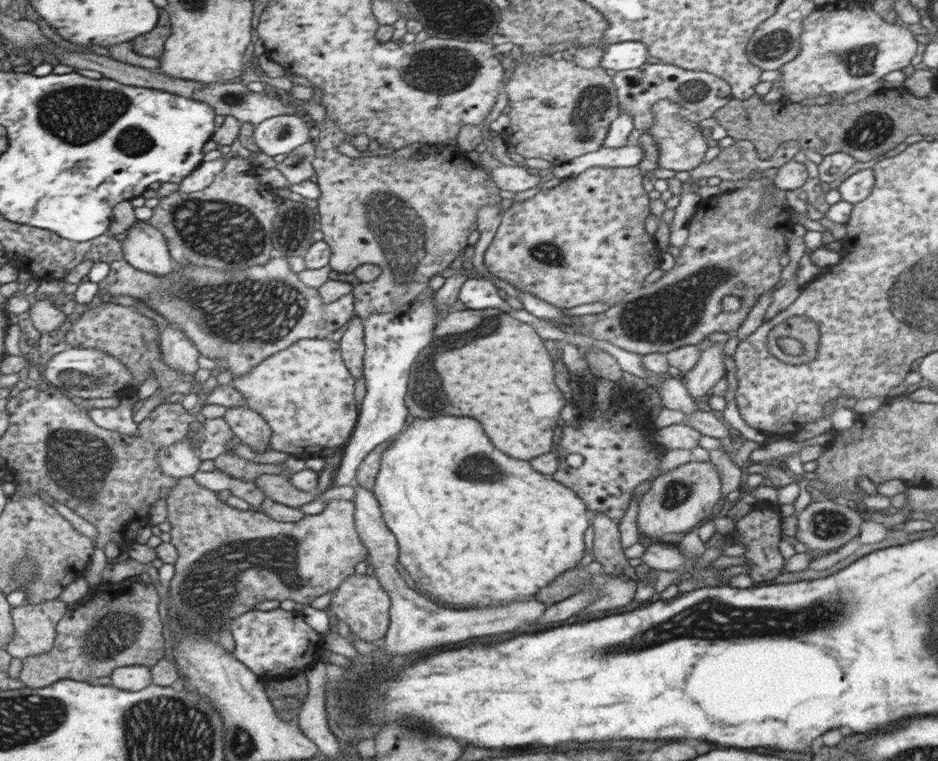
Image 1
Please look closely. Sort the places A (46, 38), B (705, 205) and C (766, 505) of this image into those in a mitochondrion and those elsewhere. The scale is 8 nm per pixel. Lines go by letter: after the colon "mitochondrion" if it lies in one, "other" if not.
A: other
B: other
C: other

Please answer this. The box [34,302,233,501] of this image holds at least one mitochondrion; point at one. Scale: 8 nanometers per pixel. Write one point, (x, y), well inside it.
(106, 452)

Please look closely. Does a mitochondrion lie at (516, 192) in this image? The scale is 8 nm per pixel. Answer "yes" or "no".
no

